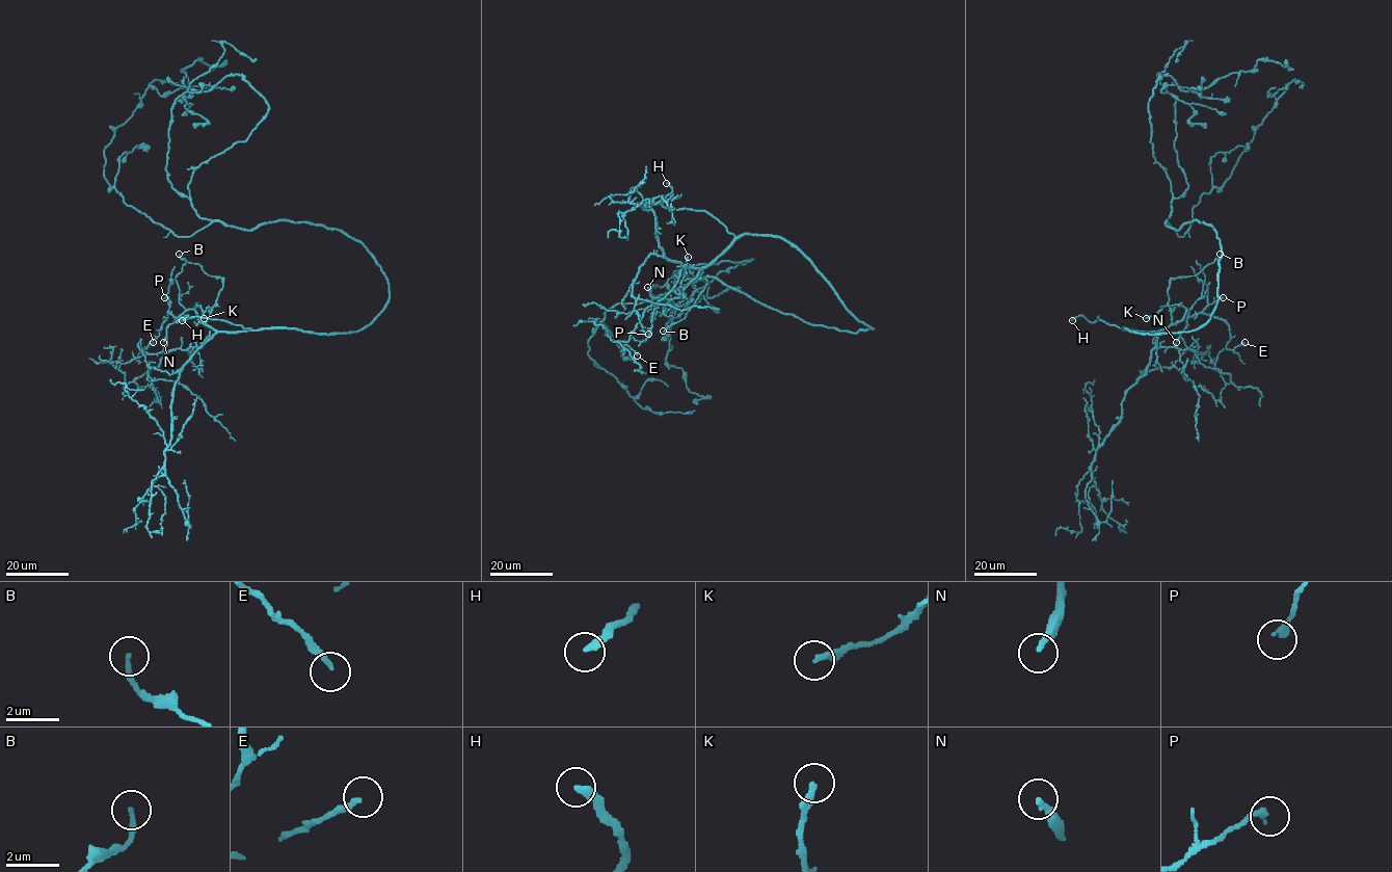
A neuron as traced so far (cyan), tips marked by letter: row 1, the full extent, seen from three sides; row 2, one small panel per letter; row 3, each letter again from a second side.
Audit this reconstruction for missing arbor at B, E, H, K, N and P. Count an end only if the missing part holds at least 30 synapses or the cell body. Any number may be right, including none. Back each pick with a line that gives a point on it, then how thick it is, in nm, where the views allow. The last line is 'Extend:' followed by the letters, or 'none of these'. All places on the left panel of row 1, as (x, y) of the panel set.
H: (182, 320) | 240 nm
N: (163, 342) | 240 nm
Extend: H, N

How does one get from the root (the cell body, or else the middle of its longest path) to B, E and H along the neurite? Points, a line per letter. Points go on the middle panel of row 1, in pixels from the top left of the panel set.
B: (854, 333), (873, 328), (808, 260), (779, 237), (750, 234), (690, 282), (706, 285), (663, 331)
E: (854, 333), (873, 328), (796, 247), (741, 234), (679, 296), (660, 300), (646, 339), (627, 342), (637, 355)
H: (854, 333), (873, 328), (796, 247), (735, 237), (704, 211), (664, 207), (666, 183)

